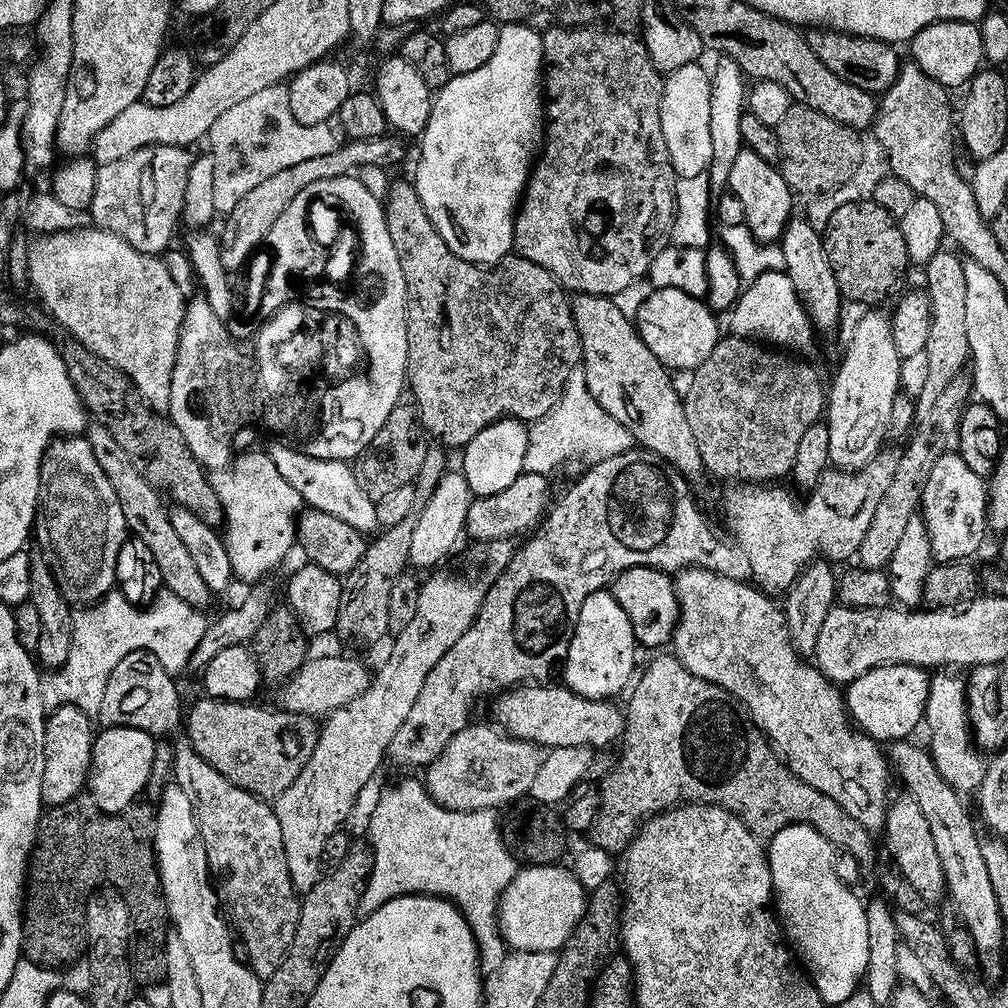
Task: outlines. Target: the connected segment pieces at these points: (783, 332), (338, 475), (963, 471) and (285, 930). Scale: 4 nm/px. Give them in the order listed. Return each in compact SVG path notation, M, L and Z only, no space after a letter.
M769 270L748 287L729 315L731 335L807 356L813 350L818 334L787 273Z
M287 443L273 444L276 445L270 448L270 455L274 464L278 466L282 477L298 490L303 503L309 509L322 514L331 514L332 517L346 522L346 526L354 526L354 530L365 534L376 534L381 531L376 509L377 501L371 500L366 490L362 490L355 471L345 461L316 460L313 456L307 456L299 448L289 446Z
M946 454L938 458L938 466L924 487L922 515L930 530L932 558L936 564L968 562L984 544L988 527L988 485L985 477L974 474L959 454Z
M181 742L176 748L174 783L182 790L186 790L194 806L200 840L206 846L208 855L208 871L214 881L216 895L219 896L221 905L234 921L238 936L240 931L240 936L244 939L242 952L246 957L247 967L252 969L253 974L261 982L266 982L274 978L274 974L278 974L278 966L282 966L290 946L294 946L294 934L300 925L302 903L301 897L292 885L290 866L286 866L286 842L282 842L282 826L278 826L275 807L269 801L234 786L230 778L222 778L222 774L218 774L218 770L214 770L214 766L210 766L210 762L199 756L194 746L187 742Z

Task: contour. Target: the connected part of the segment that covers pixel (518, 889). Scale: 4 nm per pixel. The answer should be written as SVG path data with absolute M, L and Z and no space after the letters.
M528 866L517 871L514 882L510 882L506 894L500 899L500 932L509 949L559 953L566 946L570 934L574 934L578 922L582 922L588 909L589 895L590 892L567 867Z

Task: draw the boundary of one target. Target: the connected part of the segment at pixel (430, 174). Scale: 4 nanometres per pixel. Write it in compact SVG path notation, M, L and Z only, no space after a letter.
M505 24L501 27L498 38L498 50L482 70L474 70L474 74L465 76L453 76L452 81L446 87L439 89L435 97L430 122L426 126L422 137L424 145L420 148L420 165L416 168L414 183L418 194L422 198L422 206L426 206L426 214L434 222L438 234L450 246L458 258L462 258L468 264L482 264L495 266L501 260L513 255L516 246L516 214L524 194L528 187L528 179L532 176L532 169L538 159L538 149L542 144L542 85L544 82L544 37L537 29L527 28L521 24Z

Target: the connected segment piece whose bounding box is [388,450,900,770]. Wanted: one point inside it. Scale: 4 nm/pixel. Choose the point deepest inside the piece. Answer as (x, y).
(632, 511)

